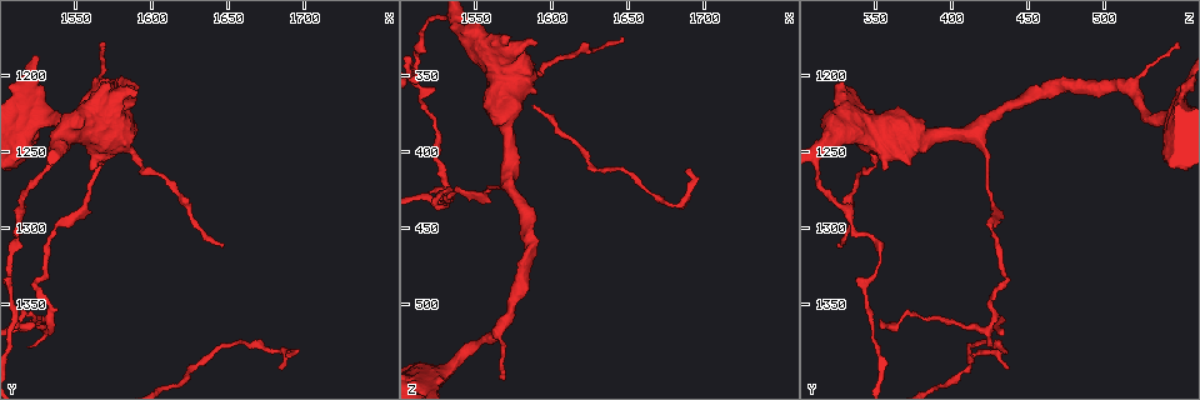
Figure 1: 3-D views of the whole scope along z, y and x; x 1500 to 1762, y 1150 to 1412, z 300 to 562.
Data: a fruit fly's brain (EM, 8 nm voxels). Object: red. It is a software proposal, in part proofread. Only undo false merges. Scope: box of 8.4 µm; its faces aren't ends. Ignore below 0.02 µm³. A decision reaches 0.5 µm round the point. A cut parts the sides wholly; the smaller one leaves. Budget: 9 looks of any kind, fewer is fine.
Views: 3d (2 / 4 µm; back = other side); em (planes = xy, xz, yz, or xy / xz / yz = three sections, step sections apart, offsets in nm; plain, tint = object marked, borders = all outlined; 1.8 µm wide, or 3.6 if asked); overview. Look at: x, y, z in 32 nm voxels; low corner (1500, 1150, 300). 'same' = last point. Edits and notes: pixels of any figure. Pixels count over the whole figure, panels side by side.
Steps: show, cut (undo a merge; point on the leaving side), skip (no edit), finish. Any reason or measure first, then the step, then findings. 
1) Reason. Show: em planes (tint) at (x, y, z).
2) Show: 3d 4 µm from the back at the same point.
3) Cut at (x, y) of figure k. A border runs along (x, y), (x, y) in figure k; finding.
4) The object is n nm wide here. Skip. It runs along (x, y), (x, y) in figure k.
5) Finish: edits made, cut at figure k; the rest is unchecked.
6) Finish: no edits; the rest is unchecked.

Thin arm on a thick one. Show: 3d 2 µm at (1572, 1236, 414).

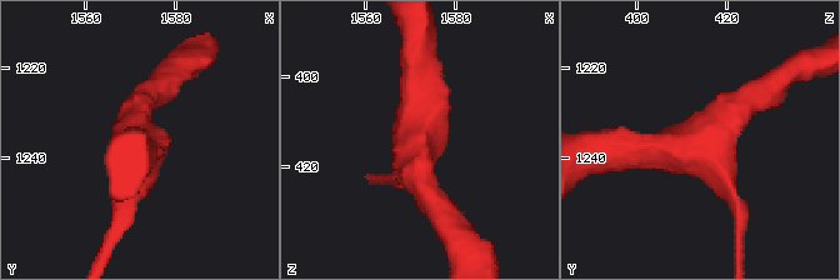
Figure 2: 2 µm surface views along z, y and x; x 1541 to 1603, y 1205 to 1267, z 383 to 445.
3 arms meet here. Show: em planes (tint) at (1571, 1237, 415).

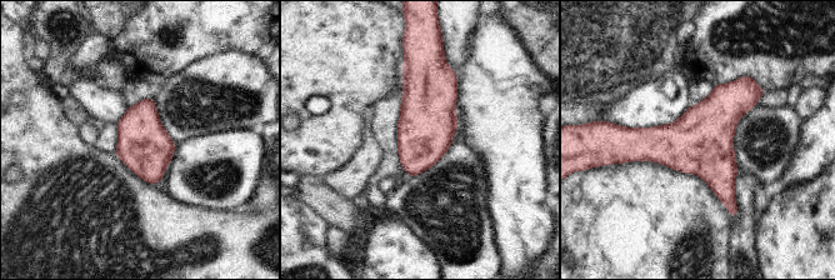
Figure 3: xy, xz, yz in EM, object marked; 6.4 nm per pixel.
Skip. All the same cell.

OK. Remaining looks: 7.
Thick turns thin. Show: 3d 4 µm at (1570, 1228, 338).

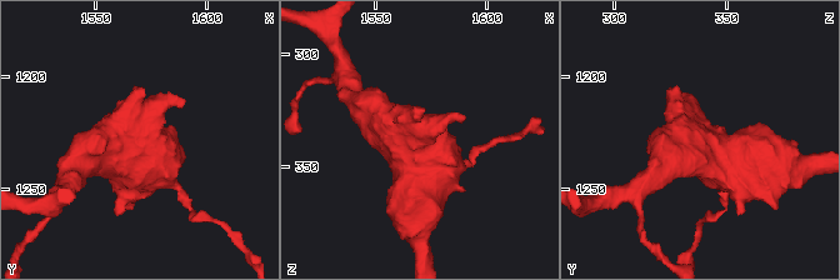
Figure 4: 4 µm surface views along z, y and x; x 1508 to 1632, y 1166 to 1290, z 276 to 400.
Show: em planes (borders) at (1571, 1227, 338).

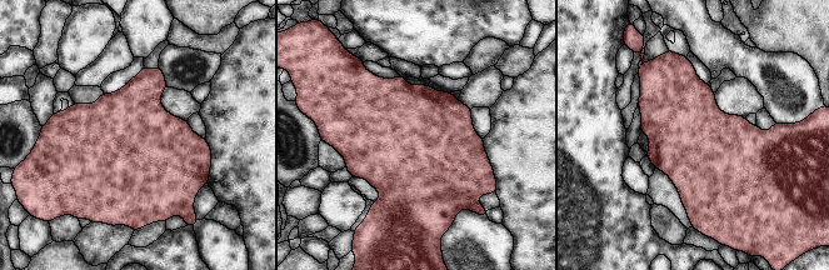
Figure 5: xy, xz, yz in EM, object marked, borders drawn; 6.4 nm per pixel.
Skip. Continuous, no second cell.

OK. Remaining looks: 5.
Sharp bend. Show: 3d 4 µm from the back at (1532, 1360, 426).

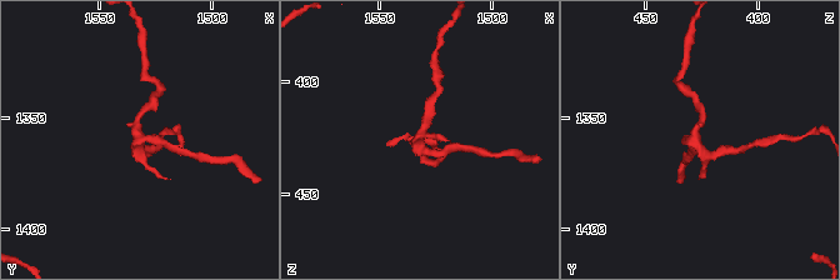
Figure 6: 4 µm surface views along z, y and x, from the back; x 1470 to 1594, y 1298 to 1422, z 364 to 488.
Show: em planes (tint) at (1533, 1359, 428).

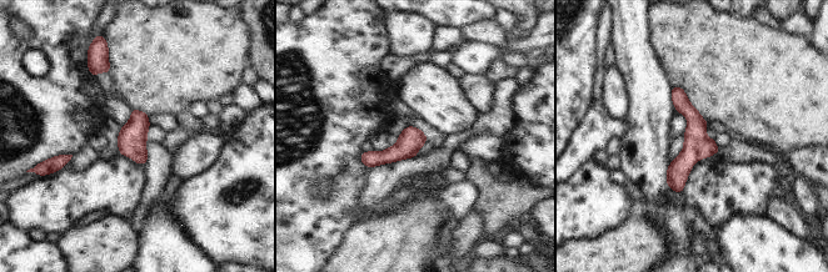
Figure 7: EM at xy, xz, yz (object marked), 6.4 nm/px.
The object is 160 nm wide here. Skip. It runs along (676, 89), (693, 116), (679, 189) in figure 7; all the same cell.

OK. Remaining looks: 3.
Thick turns thin. Show: em planes (tint) at (1528, 1226, 544).

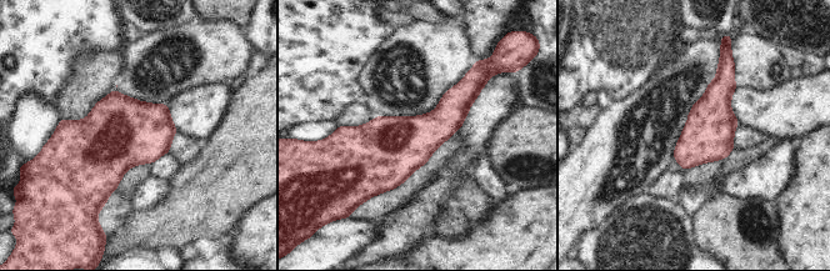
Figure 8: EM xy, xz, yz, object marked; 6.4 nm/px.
The object is 320 nm wide here. Skip. Continuous, no second cell.

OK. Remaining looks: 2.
Finish: no edits; the rest is unchecked.

